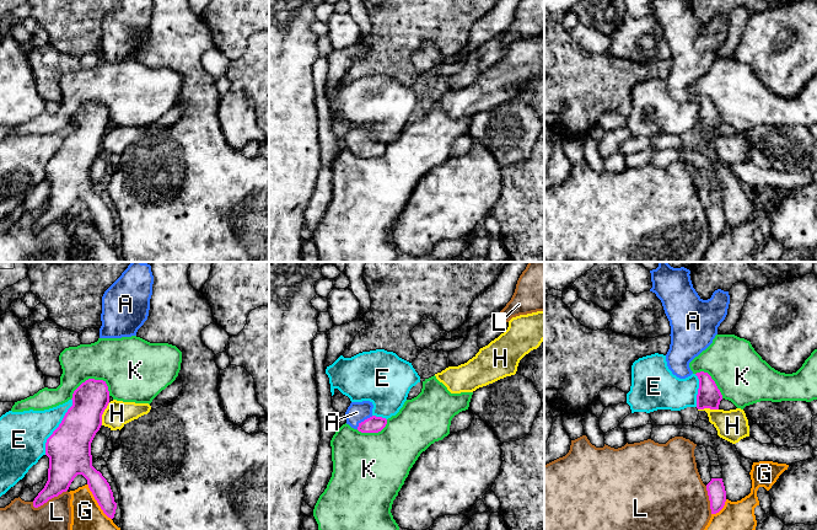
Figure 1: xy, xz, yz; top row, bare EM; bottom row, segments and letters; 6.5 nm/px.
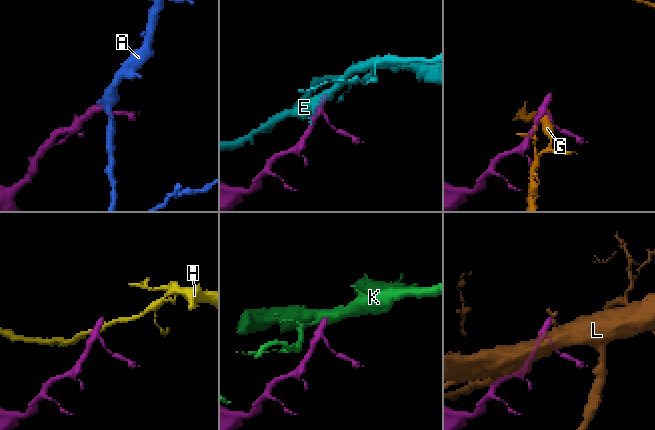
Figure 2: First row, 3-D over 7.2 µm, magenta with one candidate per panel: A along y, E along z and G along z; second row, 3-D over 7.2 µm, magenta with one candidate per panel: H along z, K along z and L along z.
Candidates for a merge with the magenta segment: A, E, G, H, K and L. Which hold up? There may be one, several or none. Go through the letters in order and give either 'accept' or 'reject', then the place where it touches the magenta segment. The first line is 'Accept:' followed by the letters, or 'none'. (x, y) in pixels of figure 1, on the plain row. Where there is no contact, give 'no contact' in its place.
Accept: A
A: accept | xz (365, 144)
E: reject | xy (58, 151)
G: reject | xy (97, 226)
H: reject | xy (102, 138)
K: reject | xy (89, 103)
L: reject | xy (49, 223)

